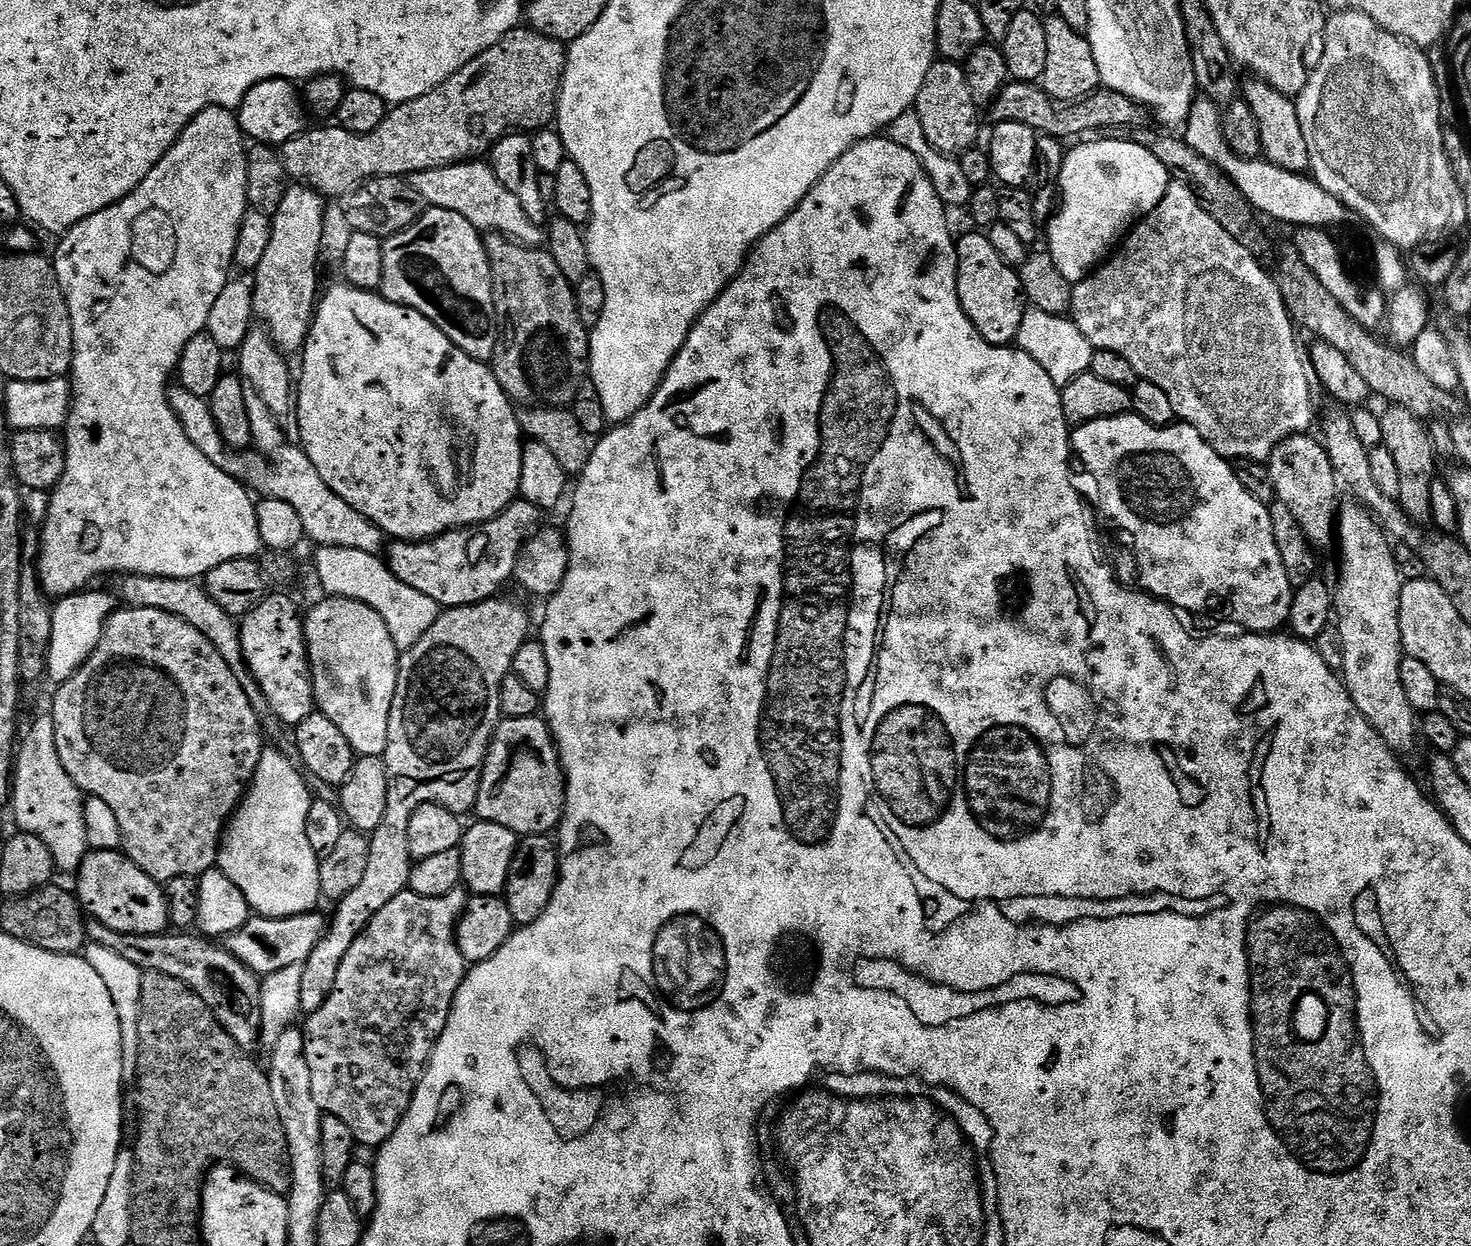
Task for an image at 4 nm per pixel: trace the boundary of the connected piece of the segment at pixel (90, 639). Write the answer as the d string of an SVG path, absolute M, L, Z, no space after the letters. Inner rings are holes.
M85 591L75 596L65 596L55 601L52 610L52 644L48 647L50 676L56 682L63 682L76 672L98 646L104 633L104 626L114 611L113 597L104 592Z

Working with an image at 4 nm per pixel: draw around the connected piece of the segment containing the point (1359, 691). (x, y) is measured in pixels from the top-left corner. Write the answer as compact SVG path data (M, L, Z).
M1345 503L1339 509L1335 539L1340 544L1340 581L1334 584L1334 626L1342 634L1342 679L1354 706L1362 710L1362 718L1397 754L1408 752L1418 744L1418 714L1406 702L1406 690L1402 690L1400 662L1404 659L1400 647L1400 589L1402 577L1395 562L1393 541L1376 523L1375 516L1359 503Z

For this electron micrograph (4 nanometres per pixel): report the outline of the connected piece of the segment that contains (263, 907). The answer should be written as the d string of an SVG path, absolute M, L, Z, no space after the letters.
M272 746L265 747L258 758L254 778L248 784L243 800L233 812L228 827L220 838L218 866L222 874L226 874L226 878L230 878L234 886L238 886L238 890L242 890L249 909L257 916L290 918L313 911L319 905L316 903L321 903L322 900L320 860L314 850L310 850L310 841L306 839L306 814L310 814L314 796L313 793L308 793L309 781L305 773L294 762L293 764L286 753L279 752Z

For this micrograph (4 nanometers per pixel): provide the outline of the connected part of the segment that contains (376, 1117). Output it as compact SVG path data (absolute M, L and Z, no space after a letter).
M463 887L450 890L450 894L442 894L442 898L422 898L422 894L414 894L411 890L405 890L398 894L364 928L364 932L350 946L346 958L342 958L342 966L338 966L338 982L336 988L330 990L330 998L322 1002L322 1006L316 1012L307 1013L305 1024L302 1024L304 1033L304 1045L306 1046L306 1062L310 1062L310 1083L314 1090L314 1098L318 1101L320 1111L325 1116L338 1118L350 1128L357 1144L370 1145L379 1148L387 1138L397 1129L400 1119L406 1114L410 1102L414 1098L416 1088L424 1077L428 1068L428 1061L432 1058L432 1052L436 1049L438 1038L442 1038L442 1030L446 1030L446 1022L450 1018L450 1010L454 998L458 994L458 986L462 986L466 965L462 954L458 950L456 941L456 924L460 921L460 915L468 905L470 896Z

